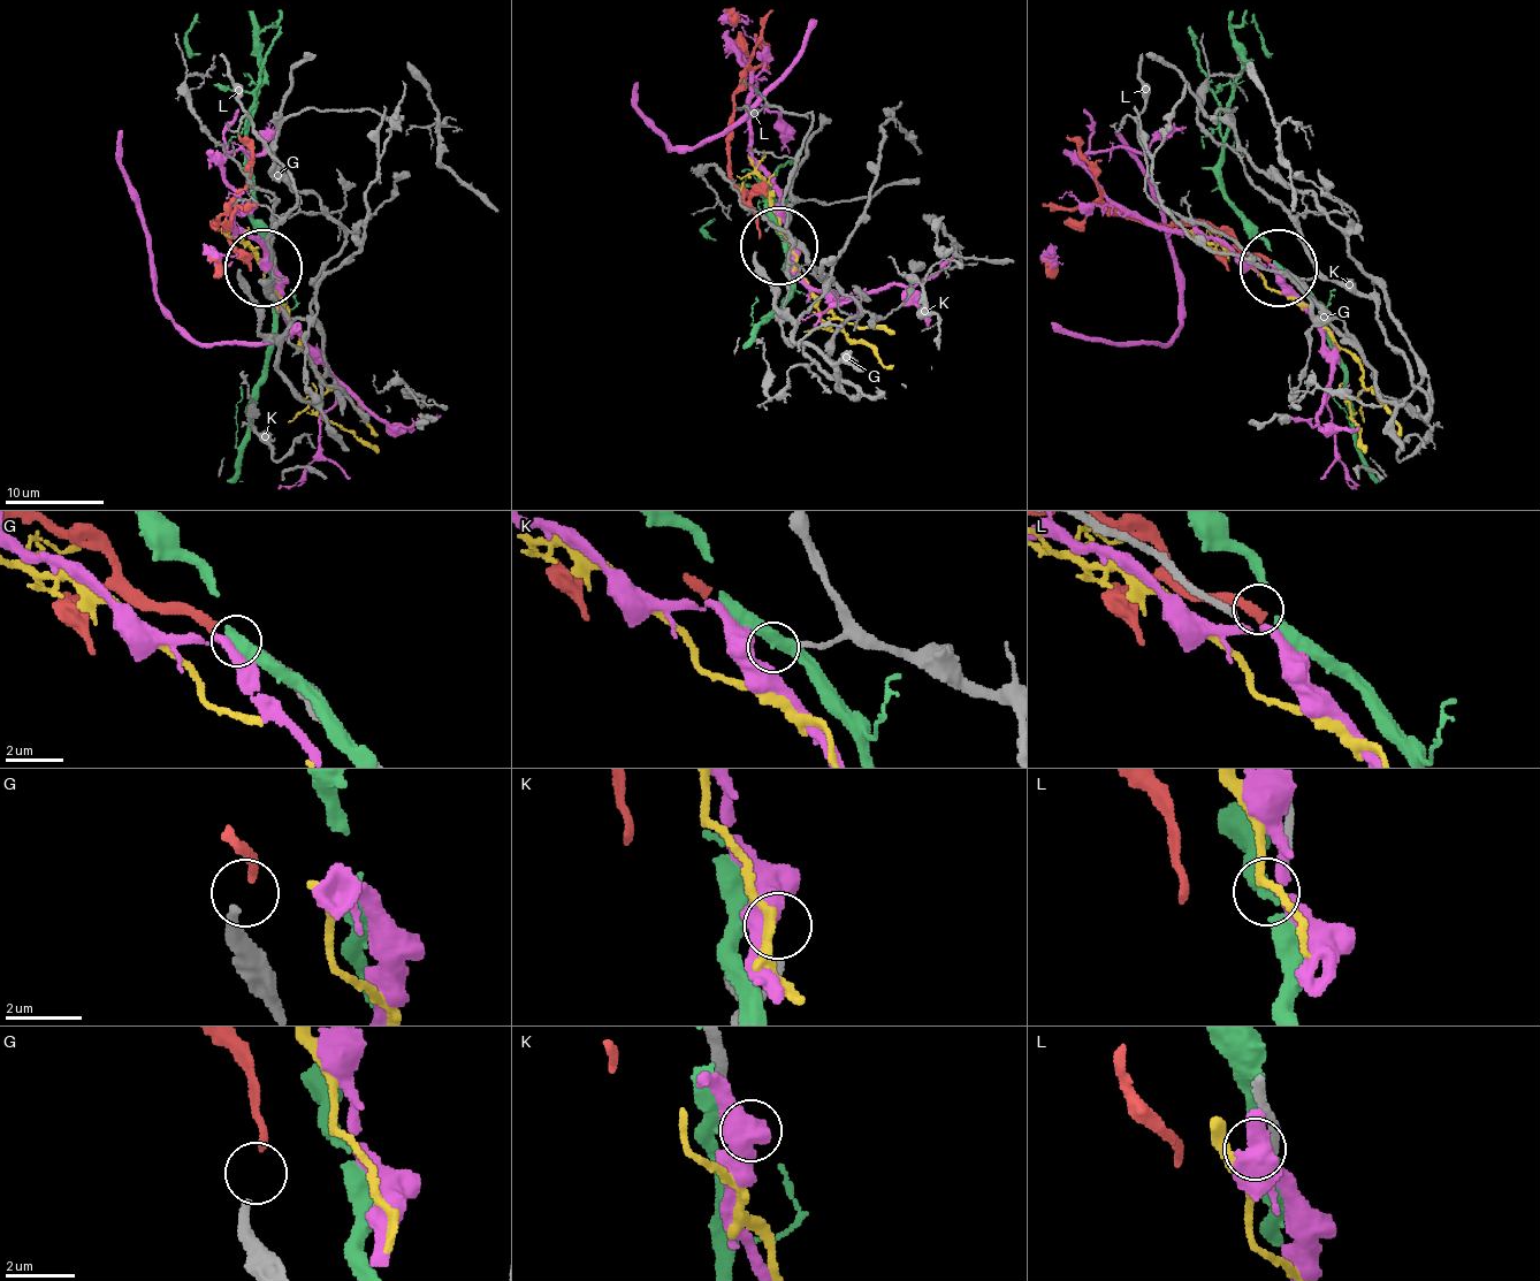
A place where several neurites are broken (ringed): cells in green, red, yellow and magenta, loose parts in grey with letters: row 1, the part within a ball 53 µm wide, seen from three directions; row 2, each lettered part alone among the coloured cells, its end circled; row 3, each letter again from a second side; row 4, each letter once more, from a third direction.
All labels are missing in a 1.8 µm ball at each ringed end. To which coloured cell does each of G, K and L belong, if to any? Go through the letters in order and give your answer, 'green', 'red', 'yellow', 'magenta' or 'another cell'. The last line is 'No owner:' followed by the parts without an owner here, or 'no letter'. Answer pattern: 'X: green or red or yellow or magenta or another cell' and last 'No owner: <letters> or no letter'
G: red
K: another cell
L: green
No owner: K

